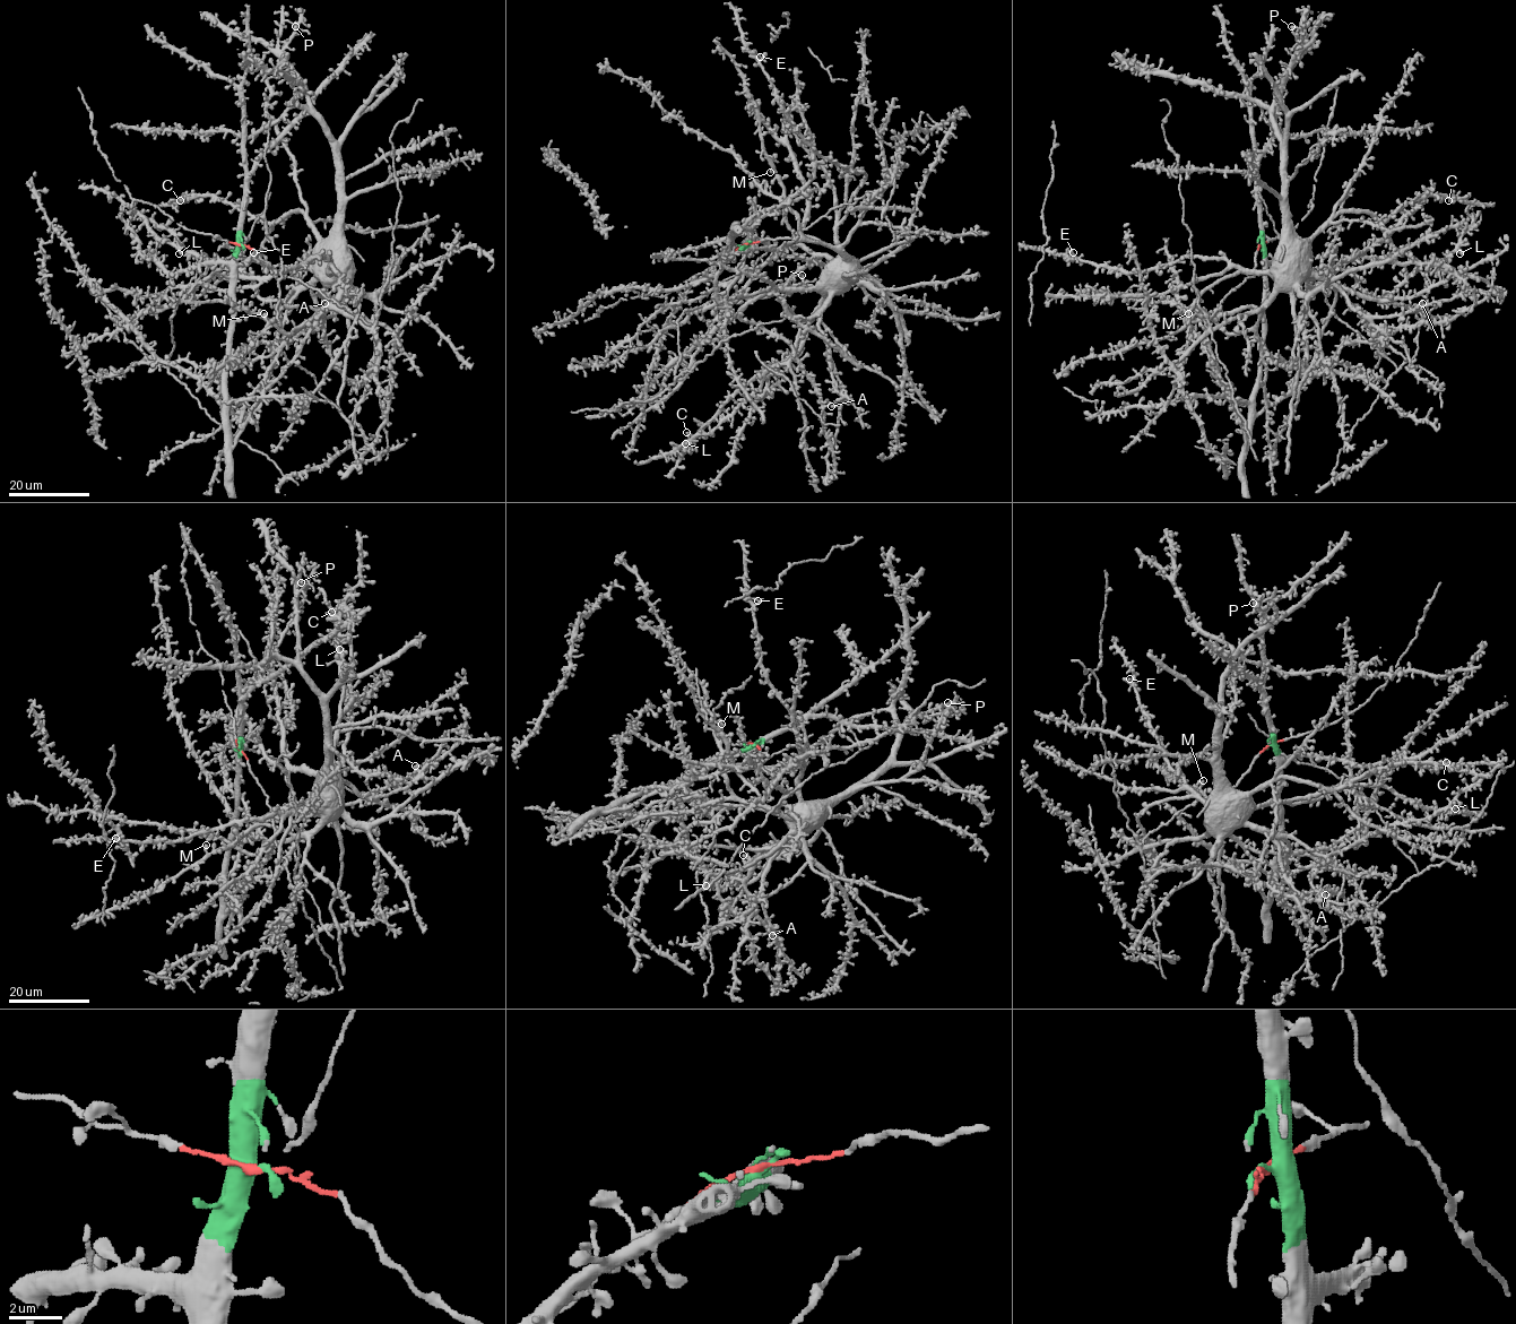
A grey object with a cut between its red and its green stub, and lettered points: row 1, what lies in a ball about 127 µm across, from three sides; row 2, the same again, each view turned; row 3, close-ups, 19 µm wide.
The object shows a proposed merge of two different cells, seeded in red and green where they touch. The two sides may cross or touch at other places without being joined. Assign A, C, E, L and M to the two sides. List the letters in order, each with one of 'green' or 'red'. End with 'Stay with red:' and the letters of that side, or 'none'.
A: red
C: red
E: red
L: red
M: red
Stay with red: A, C, E, L, M

